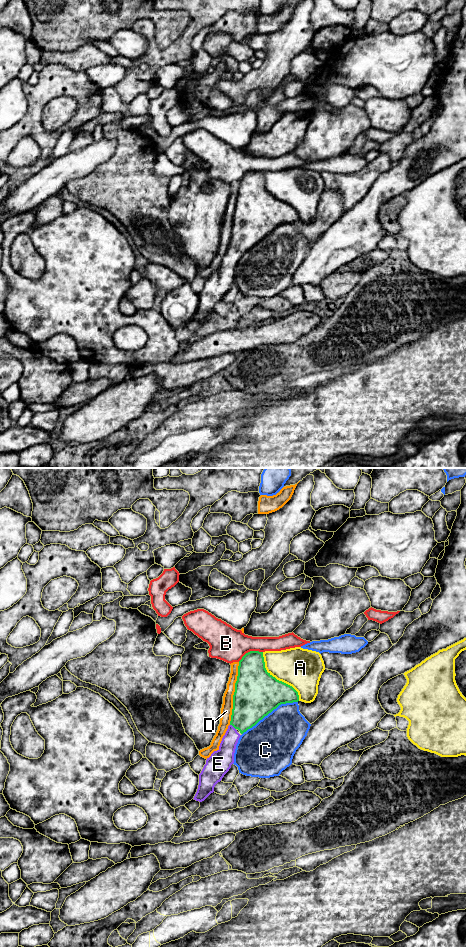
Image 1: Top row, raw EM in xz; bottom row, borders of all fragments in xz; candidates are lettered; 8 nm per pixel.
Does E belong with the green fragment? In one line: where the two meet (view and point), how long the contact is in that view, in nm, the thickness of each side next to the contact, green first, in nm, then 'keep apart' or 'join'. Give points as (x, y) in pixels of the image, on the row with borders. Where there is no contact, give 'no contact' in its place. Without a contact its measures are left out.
meets green in xz at (233, 726); contact 60 nm long; 300 nm thick on the green side, 140 nm on the other; join

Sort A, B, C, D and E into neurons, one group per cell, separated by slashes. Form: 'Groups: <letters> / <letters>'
Groups: A / B / C / D / E

